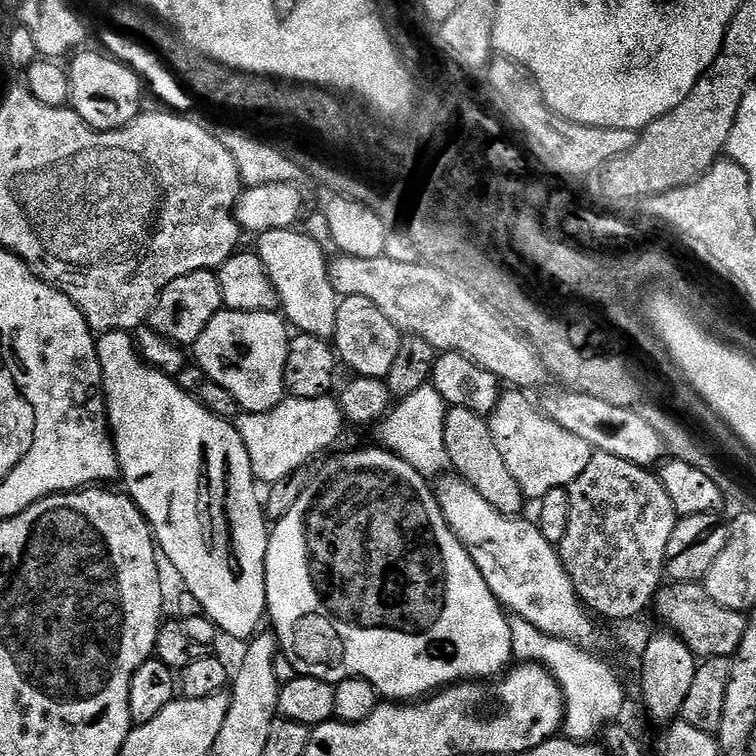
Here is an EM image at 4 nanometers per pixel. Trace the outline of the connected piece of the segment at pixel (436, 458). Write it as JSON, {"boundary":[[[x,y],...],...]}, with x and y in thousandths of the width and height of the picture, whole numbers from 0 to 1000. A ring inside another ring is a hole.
{"boundary":[[[554,511],[528,530],[508,554],[501,557],[503,582],[515,593],[520,604],[536,608],[545,619],[552,619],[561,630],[571,630],[582,618],[589,618],[587,558],[590,537],[573,515]],[[524,540],[524,541],[522,541]],[[519,598],[520,599],[519,599]]]}

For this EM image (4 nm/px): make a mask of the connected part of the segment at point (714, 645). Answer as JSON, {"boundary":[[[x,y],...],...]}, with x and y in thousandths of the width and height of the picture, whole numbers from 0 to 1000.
{"boundary":[[[878,775],[869,782],[868,792],[865,795],[865,804],[868,803],[868,815],[880,825],[882,835],[901,853],[905,854],[917,868],[925,870],[927,874],[934,873],[956,873],[967,869],[970,862],[978,854],[981,837],[980,811],[962,810],[958,804],[950,803],[935,788],[927,786],[919,776],[915,775]]]}

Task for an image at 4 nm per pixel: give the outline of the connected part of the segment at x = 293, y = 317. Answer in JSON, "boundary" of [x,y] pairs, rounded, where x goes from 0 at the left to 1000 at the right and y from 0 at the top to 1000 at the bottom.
{"boundary":[[[385,302],[345,308],[340,313],[337,337],[368,392],[377,425],[398,443],[434,450],[444,430],[446,403],[431,394],[435,385],[434,341],[430,341],[425,325],[415,316],[392,306]]]}

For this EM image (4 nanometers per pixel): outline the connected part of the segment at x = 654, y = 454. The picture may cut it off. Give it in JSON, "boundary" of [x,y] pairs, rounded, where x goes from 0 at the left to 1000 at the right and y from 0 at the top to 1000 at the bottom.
{"boundary":[[[761,521],[746,525],[747,529],[735,529],[726,537],[724,549],[733,557],[737,567],[747,566],[753,578],[770,583],[790,599],[824,608],[831,616],[843,614],[847,619],[857,619],[874,607],[873,602],[880,602],[881,594],[870,574],[860,563],[852,562],[835,544],[803,536],[786,525]]]}

